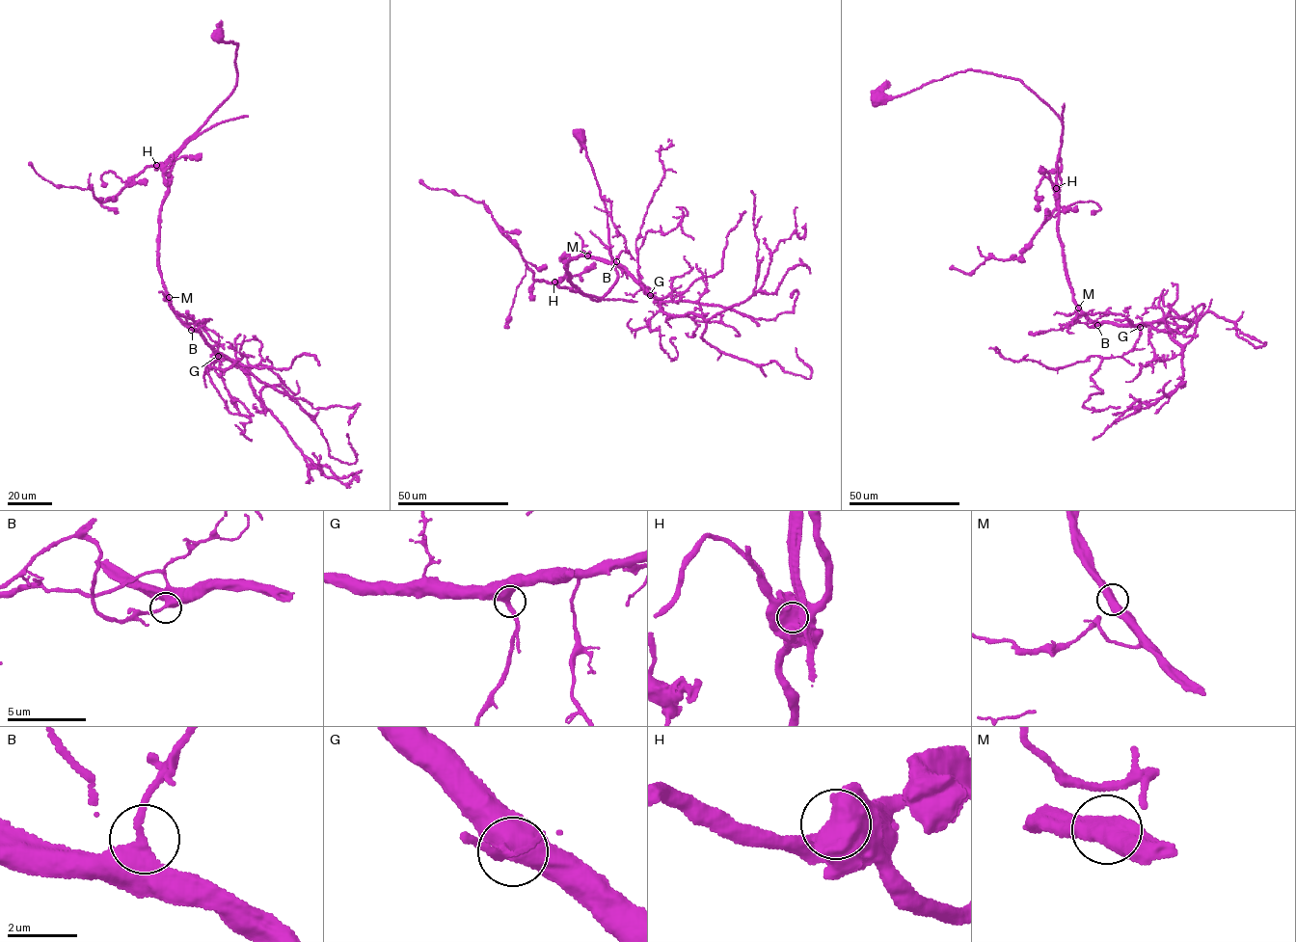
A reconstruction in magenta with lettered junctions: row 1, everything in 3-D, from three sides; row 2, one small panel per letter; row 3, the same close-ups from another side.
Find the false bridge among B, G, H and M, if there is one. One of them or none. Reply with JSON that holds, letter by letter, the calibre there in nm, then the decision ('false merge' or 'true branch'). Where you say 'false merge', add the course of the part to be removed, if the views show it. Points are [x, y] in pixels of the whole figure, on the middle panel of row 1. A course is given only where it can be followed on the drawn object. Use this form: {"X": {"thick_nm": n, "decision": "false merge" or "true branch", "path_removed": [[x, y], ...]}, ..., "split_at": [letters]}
{"B": {"thick_nm": 380, "decision": "true branch"}, "G": {"thick_nm": 480, "decision": "true branch"}, "H": {"thick_nm": 600, "decision": "true branch"}, "M": {"thick_nm": 600, "decision": "true branch"}, "split_at": []}

